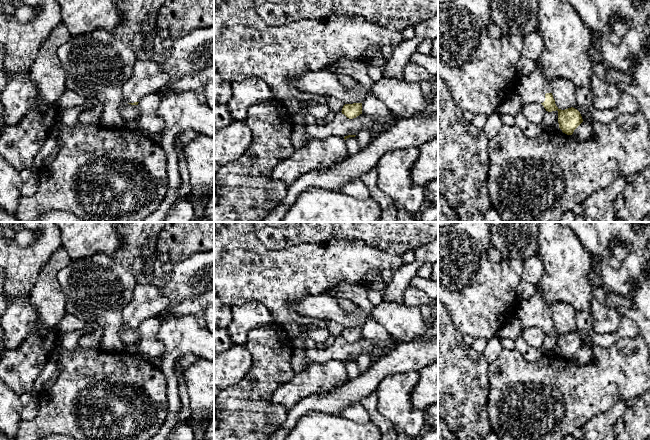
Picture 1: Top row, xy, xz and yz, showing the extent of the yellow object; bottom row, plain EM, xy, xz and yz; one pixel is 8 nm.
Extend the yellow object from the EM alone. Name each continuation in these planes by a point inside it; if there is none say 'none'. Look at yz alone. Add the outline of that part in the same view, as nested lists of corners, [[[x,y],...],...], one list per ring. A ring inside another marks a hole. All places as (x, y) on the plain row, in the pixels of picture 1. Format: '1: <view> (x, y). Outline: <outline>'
1: yz (531, 312). Outline: [[[536,290],[529,299],[518,300],[515,315],[523,330],[531,327],[541,328],[546,323],[545,318],[552,317],[550,306],[544,300],[541,290]]]

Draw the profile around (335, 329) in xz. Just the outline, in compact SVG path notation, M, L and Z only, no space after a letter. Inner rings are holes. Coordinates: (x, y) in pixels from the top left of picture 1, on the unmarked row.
M327 321L327 328L329 335L333 338L339 337L342 335L343 330L345 329L343 325L335 321Z

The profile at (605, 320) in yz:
M596 299L591 301L590 315L593 332L597 334L616 333L621 325L618 311L608 308Z

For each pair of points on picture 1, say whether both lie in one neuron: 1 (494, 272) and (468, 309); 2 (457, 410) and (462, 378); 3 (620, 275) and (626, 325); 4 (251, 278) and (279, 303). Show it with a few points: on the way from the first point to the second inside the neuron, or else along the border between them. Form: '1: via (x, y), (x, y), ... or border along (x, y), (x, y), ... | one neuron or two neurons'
1: via (494, 281), (477, 300) | one neuron
2: via (458, 402), (458, 386) | one neuron
3: border along (622, 316), (630, 318), (637, 326), (639, 333) | two neurons
4: via (258, 282), (272, 296) | one neuron

